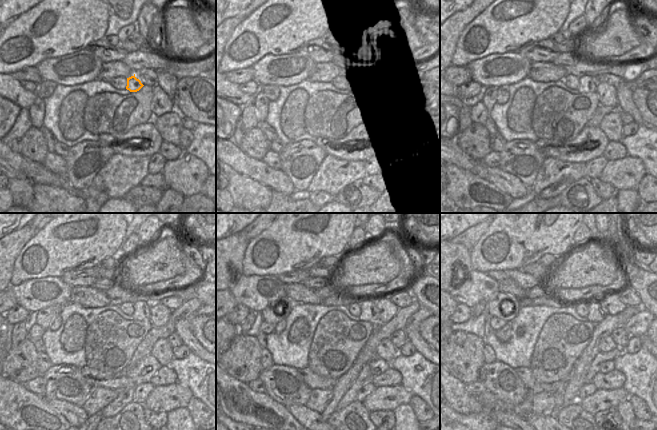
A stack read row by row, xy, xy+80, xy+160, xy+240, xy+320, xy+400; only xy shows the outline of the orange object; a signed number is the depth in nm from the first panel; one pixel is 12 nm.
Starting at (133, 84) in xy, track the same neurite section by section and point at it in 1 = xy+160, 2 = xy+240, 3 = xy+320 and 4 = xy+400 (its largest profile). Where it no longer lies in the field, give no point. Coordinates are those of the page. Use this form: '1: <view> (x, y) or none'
1: xy+160 (587, 84)
2: xy+240 (141, 308)
3: xy+320 (369, 313)
4: xy+400 (597, 313)

